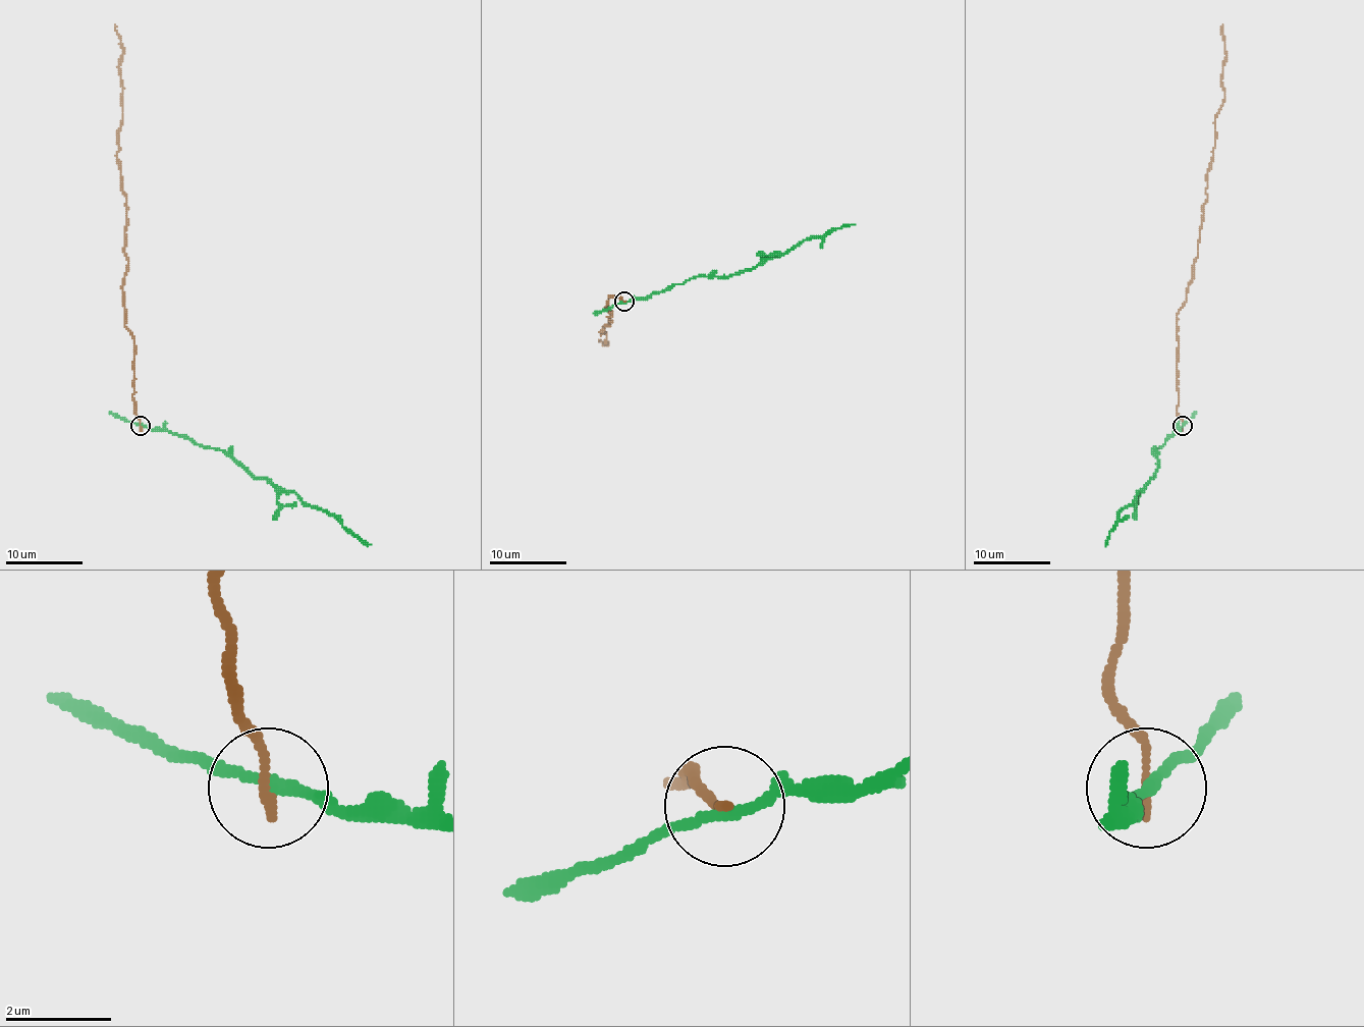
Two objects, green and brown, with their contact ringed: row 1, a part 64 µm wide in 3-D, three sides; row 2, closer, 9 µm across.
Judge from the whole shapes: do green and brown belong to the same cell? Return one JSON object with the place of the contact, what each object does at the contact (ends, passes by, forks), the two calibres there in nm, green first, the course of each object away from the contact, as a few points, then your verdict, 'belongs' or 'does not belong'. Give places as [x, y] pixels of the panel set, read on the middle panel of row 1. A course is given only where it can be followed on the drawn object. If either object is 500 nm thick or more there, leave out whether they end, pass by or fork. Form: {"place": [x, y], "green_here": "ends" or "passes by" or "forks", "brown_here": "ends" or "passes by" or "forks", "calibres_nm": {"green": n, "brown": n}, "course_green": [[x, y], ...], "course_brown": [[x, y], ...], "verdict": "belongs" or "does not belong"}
{"place": [624, 301], "green_here": "passes by", "brown_here": "ends", "calibres_nm": {"green": 190, "brown": 180}, "course_green": [[623, 302], [649, 298], [691, 278], [738, 274], [810, 239], [822, 237], [831, 230], [855, 224]], "course_brown": [[623, 302], [608, 295], [610, 326], [601, 330], [606, 345], [599, 341]], "verdict": "does not belong"}

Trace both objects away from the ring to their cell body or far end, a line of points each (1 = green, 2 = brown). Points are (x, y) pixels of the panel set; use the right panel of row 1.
1: (1183, 425), (1159, 448), (1155, 475), (1129, 505), (1121, 509), (1119, 521), (1111, 529), (1105, 544)
2: (1183, 425), (1177, 412), (1177, 313), (1194, 273), (1215, 115), (1224, 98), (1222, 24)

